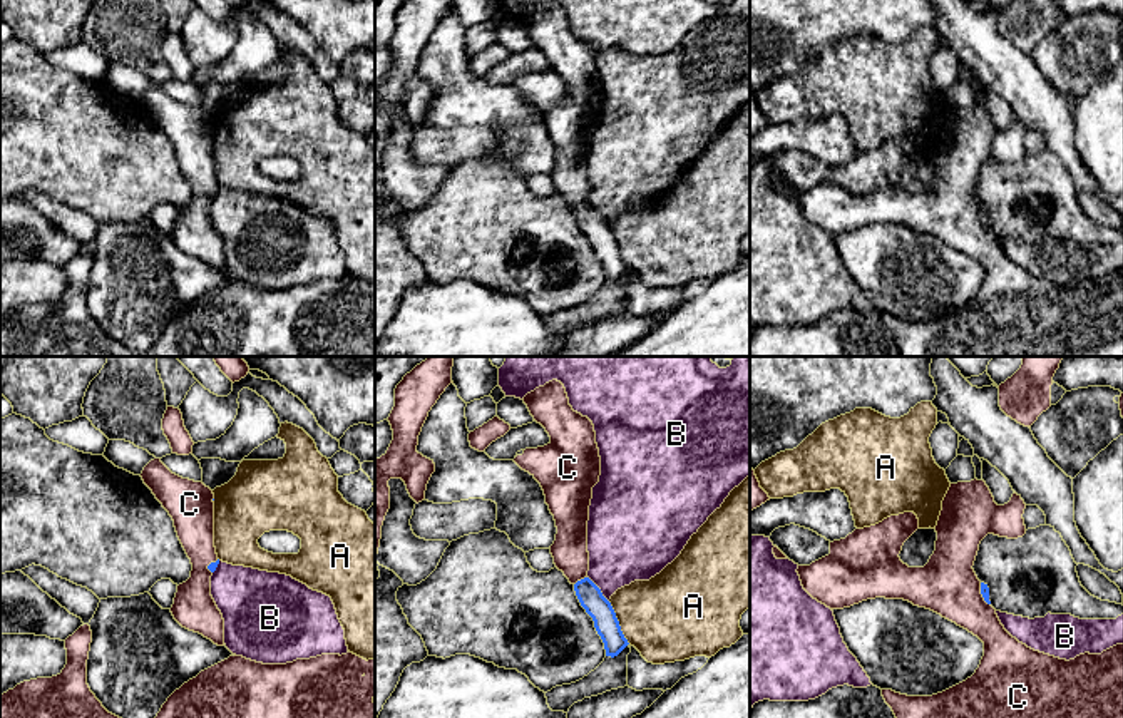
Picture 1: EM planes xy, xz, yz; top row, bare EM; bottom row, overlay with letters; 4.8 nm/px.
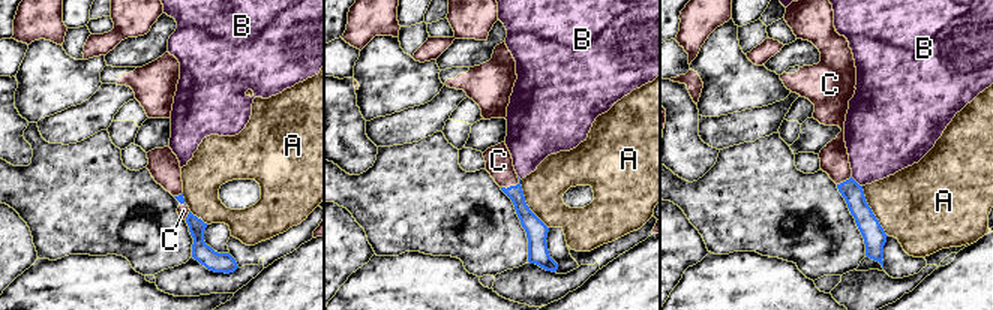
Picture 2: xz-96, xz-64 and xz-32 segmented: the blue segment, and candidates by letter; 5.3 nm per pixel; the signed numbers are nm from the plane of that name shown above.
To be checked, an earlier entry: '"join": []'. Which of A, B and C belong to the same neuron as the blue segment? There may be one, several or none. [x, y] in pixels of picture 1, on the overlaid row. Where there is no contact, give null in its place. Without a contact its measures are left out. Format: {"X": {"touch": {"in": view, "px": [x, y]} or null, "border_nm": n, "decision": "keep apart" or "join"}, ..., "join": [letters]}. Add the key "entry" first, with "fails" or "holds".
{"entry": "fails", "A": {"touch": {"in": "xz", "px": [618, 623]}, "border_nm": 240, "decision": "keep apart"}, "B": {"touch": {"in": "xz", "px": [599, 589]}, "border_nm": 160, "decision": "keep apart"}, "C": {"touch": {"in": "xz", "px": [581, 579]}, "border_nm": 80, "decision": "join"}, "join": ["C"]}

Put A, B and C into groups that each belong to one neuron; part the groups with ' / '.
A B / C

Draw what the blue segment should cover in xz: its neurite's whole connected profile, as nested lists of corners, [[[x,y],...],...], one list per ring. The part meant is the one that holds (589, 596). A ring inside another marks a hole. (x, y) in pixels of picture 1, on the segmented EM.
[[[552,380],[524,398],[531,415],[551,437],[544,447],[517,452],[514,462],[542,487],[557,534],[551,546],[554,564],[574,586],[576,596],[592,618],[606,656],[618,656],[629,643],[611,603],[587,577],[587,521],[592,487],[599,482],[601,457],[594,425],[574,412],[566,388]]]

